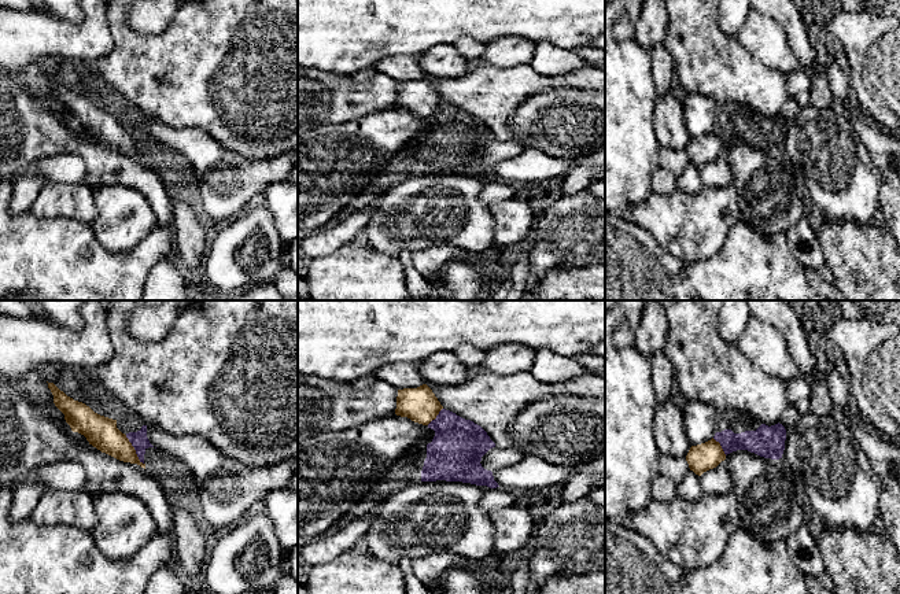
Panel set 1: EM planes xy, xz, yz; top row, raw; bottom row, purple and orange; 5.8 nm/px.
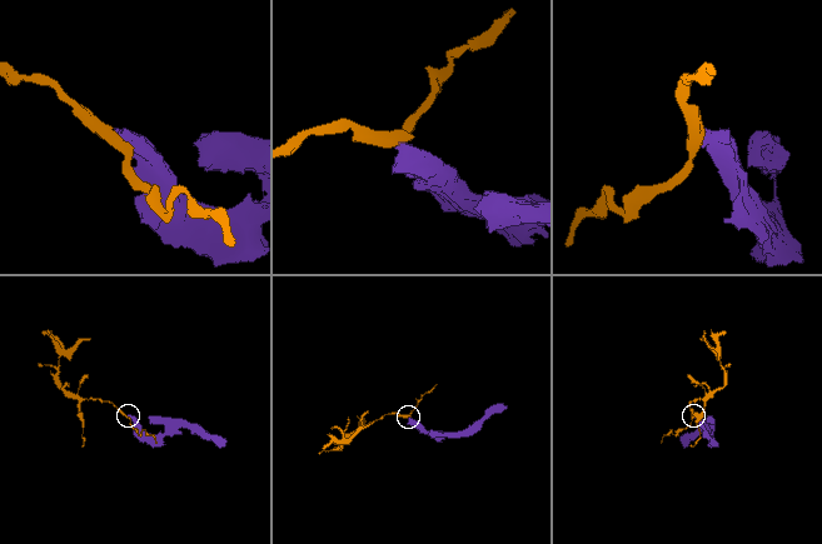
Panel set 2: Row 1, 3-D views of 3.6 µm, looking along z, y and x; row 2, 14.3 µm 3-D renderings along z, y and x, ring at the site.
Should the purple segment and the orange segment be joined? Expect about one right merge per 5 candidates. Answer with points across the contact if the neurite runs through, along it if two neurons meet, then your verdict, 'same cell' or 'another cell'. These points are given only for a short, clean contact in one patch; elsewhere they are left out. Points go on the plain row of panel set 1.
border along xy (125, 128), (143, 157); another cell

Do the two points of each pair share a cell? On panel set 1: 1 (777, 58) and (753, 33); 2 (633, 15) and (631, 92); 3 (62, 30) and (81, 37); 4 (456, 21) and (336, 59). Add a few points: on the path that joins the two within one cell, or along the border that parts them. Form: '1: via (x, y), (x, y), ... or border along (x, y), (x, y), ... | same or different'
1: via (773, 52), (759, 39) | same
2: border along (633, 37), (619, 41) | different
3: via (66, 34), (77, 37) | same
4: via (425, 21), (375, 21), (366, 29) | same

